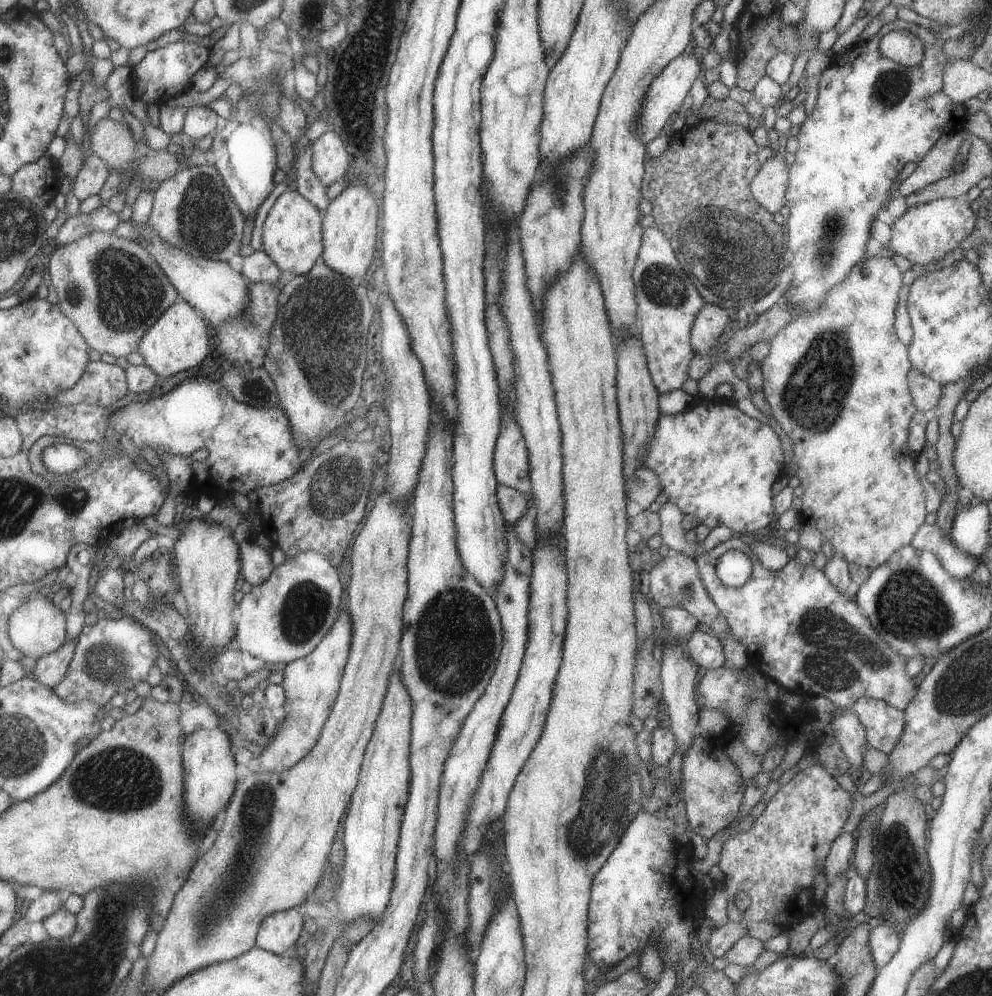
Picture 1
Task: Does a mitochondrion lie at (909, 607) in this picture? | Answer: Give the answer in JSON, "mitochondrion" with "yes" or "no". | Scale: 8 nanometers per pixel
{"mitochondrion":"yes"}

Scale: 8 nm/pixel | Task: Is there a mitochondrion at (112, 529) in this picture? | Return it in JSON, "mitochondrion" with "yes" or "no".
{"mitochondrion":"no"}

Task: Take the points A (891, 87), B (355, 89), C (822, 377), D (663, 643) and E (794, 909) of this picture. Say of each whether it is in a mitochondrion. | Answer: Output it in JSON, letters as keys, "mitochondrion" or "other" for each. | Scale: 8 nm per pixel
{"A":"mitochondrion","B":"mitochondrion","C":"mitochondrion","D":"other","E":"other"}

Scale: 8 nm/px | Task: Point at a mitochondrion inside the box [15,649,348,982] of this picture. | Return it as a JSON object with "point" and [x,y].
{"point":[120,779]}

